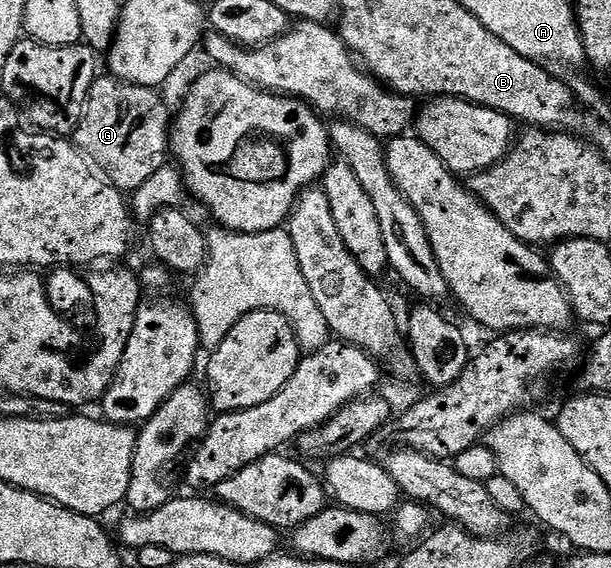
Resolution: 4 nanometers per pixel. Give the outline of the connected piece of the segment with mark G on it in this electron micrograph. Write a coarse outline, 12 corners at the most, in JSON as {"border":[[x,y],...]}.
{"border":[[106,77],[73,142],[136,192],[168,165],[173,110],[158,89]]}

